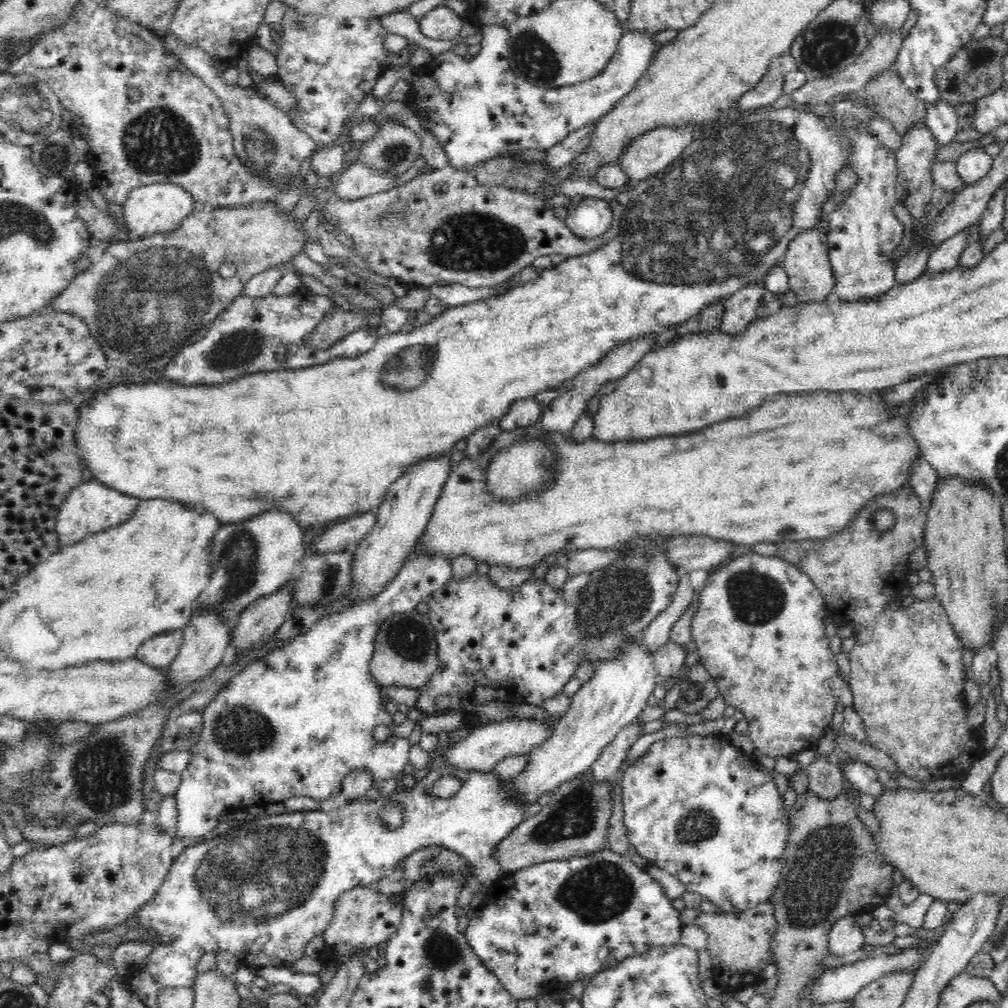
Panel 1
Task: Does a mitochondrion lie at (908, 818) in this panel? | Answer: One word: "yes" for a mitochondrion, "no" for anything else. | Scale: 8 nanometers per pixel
no

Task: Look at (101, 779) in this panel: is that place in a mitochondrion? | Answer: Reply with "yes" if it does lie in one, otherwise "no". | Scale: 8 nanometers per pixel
yes

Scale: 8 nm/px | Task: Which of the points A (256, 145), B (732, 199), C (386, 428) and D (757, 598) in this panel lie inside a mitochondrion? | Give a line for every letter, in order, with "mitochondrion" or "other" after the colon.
A: mitochondrion
B: mitochondrion
C: other
D: mitochondrion

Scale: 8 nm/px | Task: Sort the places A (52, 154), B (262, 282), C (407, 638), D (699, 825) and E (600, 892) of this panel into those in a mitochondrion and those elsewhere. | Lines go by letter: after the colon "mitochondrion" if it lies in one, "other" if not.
A: mitochondrion
B: other
C: mitochondrion
D: mitochondrion
E: mitochondrion

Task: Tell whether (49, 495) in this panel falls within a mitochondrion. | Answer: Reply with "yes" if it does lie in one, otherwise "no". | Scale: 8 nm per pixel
no

